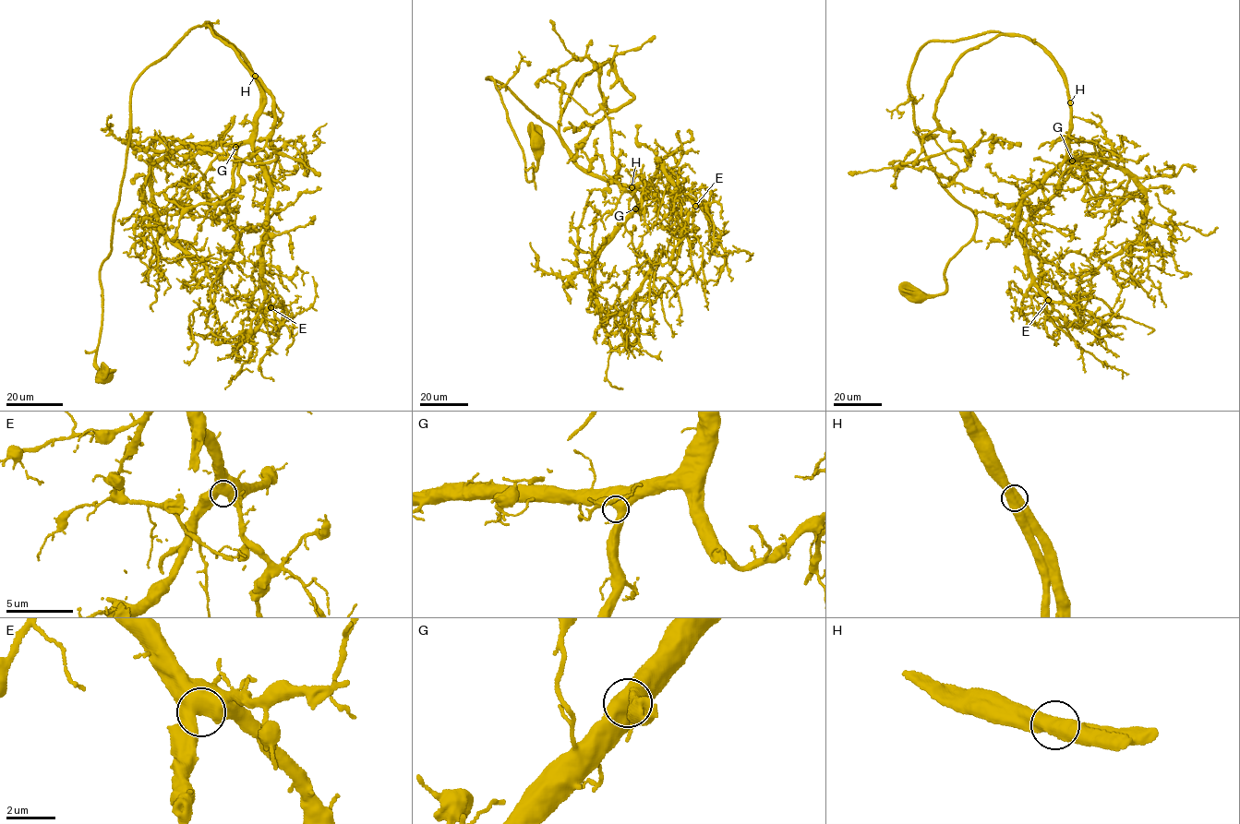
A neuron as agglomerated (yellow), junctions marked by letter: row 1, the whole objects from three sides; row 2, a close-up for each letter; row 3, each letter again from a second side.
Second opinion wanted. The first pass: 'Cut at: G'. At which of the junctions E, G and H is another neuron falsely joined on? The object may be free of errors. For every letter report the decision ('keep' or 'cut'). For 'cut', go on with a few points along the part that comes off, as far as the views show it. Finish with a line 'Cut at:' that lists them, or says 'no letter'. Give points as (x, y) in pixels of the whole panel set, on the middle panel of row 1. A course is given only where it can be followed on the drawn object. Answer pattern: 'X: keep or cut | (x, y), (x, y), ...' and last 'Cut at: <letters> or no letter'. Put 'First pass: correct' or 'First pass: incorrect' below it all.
E: keep
G: keep
H: keep
Cut at: no letter
First pass: incorrect

